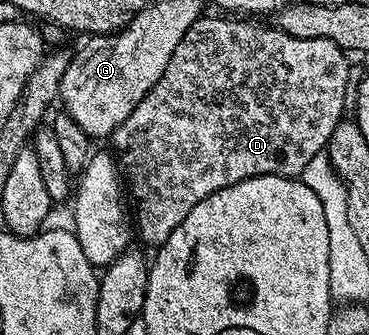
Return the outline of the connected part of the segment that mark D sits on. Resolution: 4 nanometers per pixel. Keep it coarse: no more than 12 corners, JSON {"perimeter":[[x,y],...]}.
{"perimeter":[[197,18],[112,135],[137,237],[301,176],[347,51]]}

